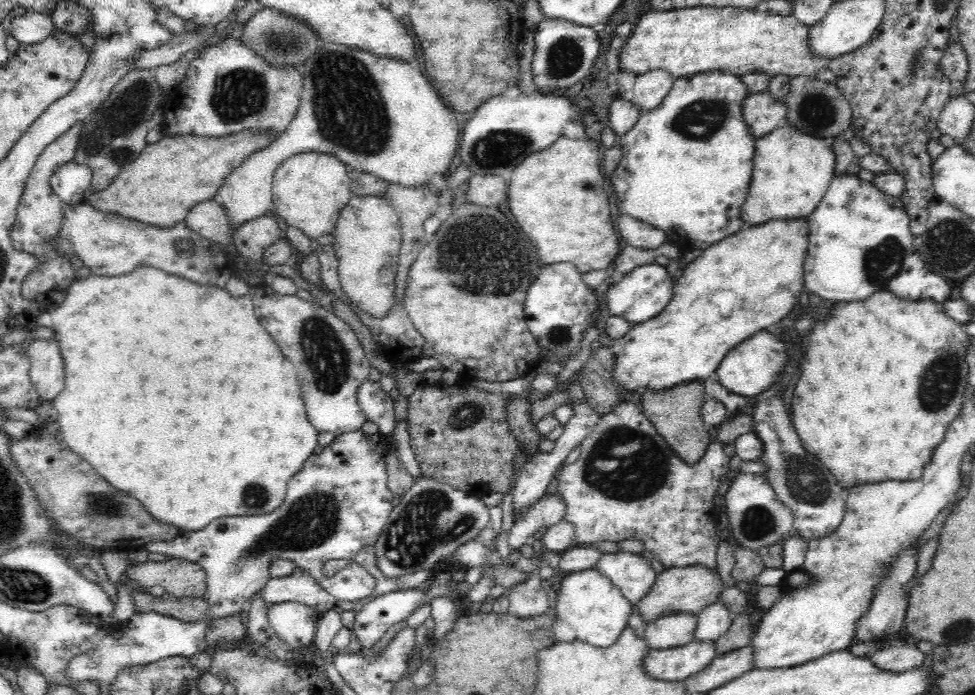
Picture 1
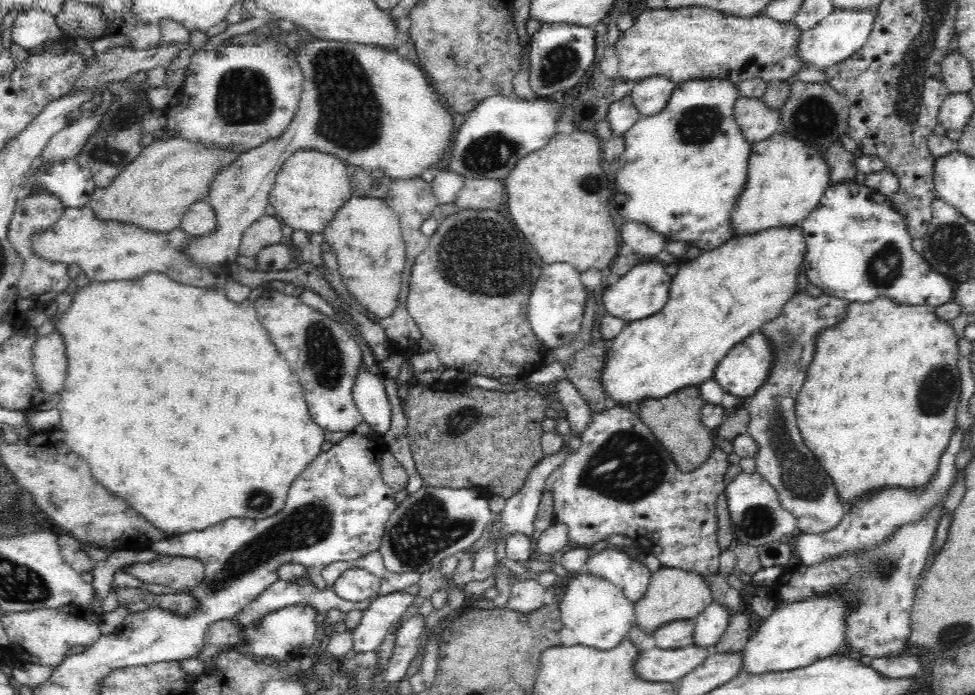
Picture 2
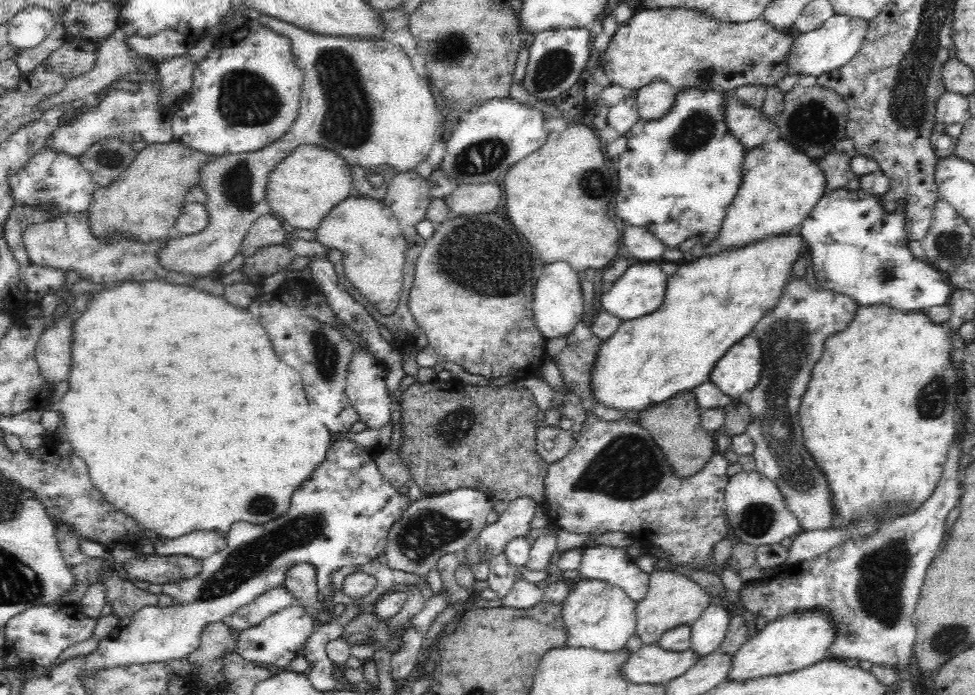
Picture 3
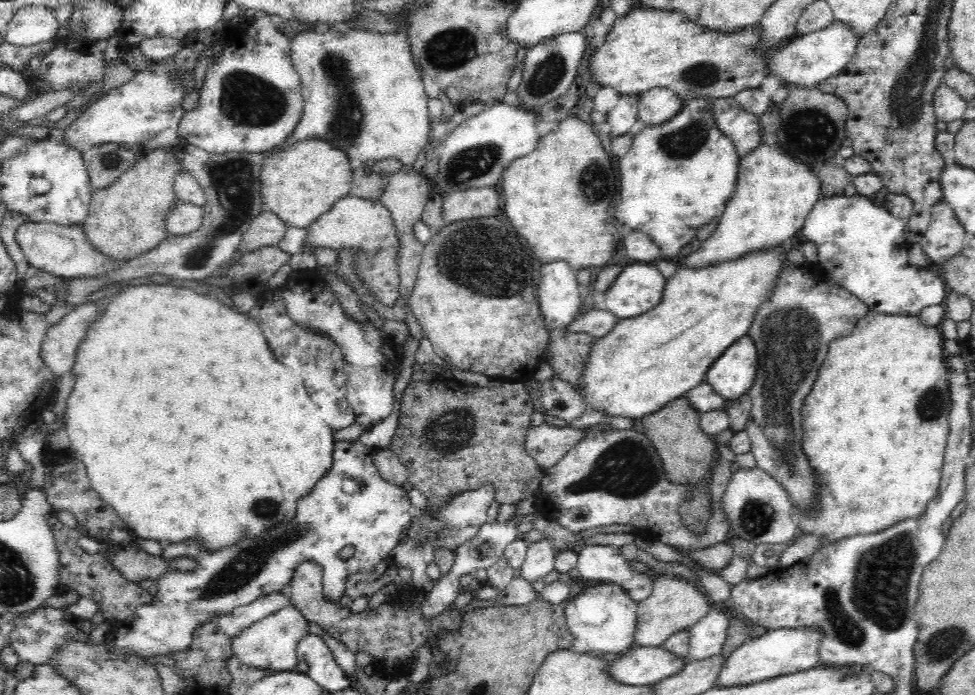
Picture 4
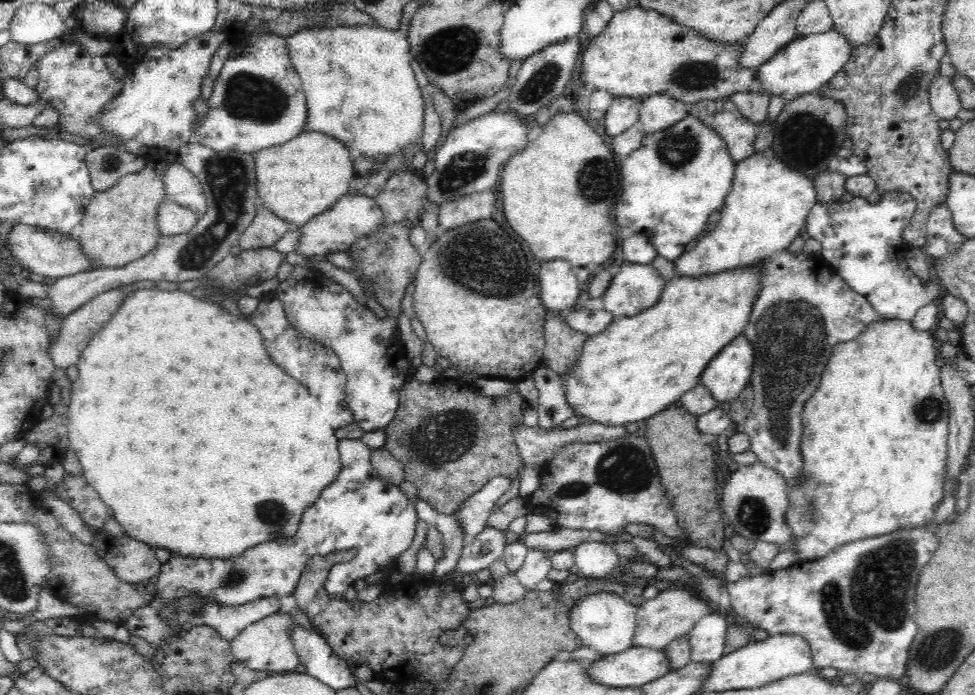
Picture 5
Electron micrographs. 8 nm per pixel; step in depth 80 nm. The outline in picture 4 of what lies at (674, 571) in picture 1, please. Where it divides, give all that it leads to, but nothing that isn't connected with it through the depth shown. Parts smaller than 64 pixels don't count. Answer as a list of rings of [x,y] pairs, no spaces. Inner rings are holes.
[[[652,573],[652,592],[648,598],[637,603],[635,642],[639,646],[657,647],[674,632],[689,629],[708,612],[712,606],[697,584],[684,578],[662,576]]]

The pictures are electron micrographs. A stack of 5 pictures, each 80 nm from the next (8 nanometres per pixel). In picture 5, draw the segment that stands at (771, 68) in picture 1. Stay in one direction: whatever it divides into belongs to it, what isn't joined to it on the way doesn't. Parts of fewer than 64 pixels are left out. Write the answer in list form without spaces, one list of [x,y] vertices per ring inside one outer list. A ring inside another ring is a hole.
[[[630,8],[614,13],[606,30],[584,48],[580,58],[582,82],[590,82],[594,89],[608,90],[616,97],[642,99],[663,92],[689,105],[706,99],[726,99],[737,92],[757,90],[757,68],[744,68],[739,63],[745,42],[746,39],[734,44],[711,42],[654,10]]]

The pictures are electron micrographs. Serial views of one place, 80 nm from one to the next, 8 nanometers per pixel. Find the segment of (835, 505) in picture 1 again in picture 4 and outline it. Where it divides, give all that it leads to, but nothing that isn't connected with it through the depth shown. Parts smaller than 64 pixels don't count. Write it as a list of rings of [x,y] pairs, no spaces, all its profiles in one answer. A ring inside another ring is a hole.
[[[786,264],[782,274],[778,277],[778,284],[774,292],[770,292],[768,302],[764,302],[758,308],[756,320],[752,322],[752,328],[748,330],[748,336],[752,336],[758,350],[758,368],[754,384],[748,392],[752,403],[750,418],[745,431],[751,440],[751,452],[756,460],[757,467],[766,471],[781,484],[789,494],[793,508],[798,511],[811,513],[817,507],[818,482],[815,480],[809,460],[802,446],[802,417],[801,408],[806,394],[810,392],[810,386],[816,380],[818,368],[822,366],[828,344],[834,338],[848,336],[856,327],[858,320],[862,320],[869,312],[868,305],[858,297],[850,294],[841,286],[827,281],[818,270],[814,268],[794,268],[792,264]]]

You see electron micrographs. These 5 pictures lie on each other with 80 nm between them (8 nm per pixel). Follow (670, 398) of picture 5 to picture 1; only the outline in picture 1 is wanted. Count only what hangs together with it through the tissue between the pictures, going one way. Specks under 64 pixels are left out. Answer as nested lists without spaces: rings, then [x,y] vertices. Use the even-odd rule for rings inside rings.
[[[806,218],[800,219],[773,219],[769,223],[758,225],[755,227],[744,226],[739,232],[733,236],[723,239],[721,242],[712,244],[710,248],[704,249],[704,253],[693,262],[691,262],[683,271],[679,271],[677,275],[678,280],[675,281],[673,295],[666,308],[652,320],[642,322],[642,324],[632,325],[630,330],[624,336],[626,346],[624,352],[618,354],[615,358],[614,380],[616,384],[620,384],[620,388],[624,392],[636,392],[640,388],[650,388],[652,391],[664,391],[666,388],[676,387],[678,384],[703,381],[706,376],[712,374],[721,363],[731,349],[736,348],[742,340],[746,340],[754,336],[758,331],[764,331],[773,325],[778,325],[784,316],[790,314],[790,308],[794,308],[794,304],[798,304],[800,294],[802,294],[804,285],[804,263],[808,252],[808,229],[810,225],[807,224]]]

